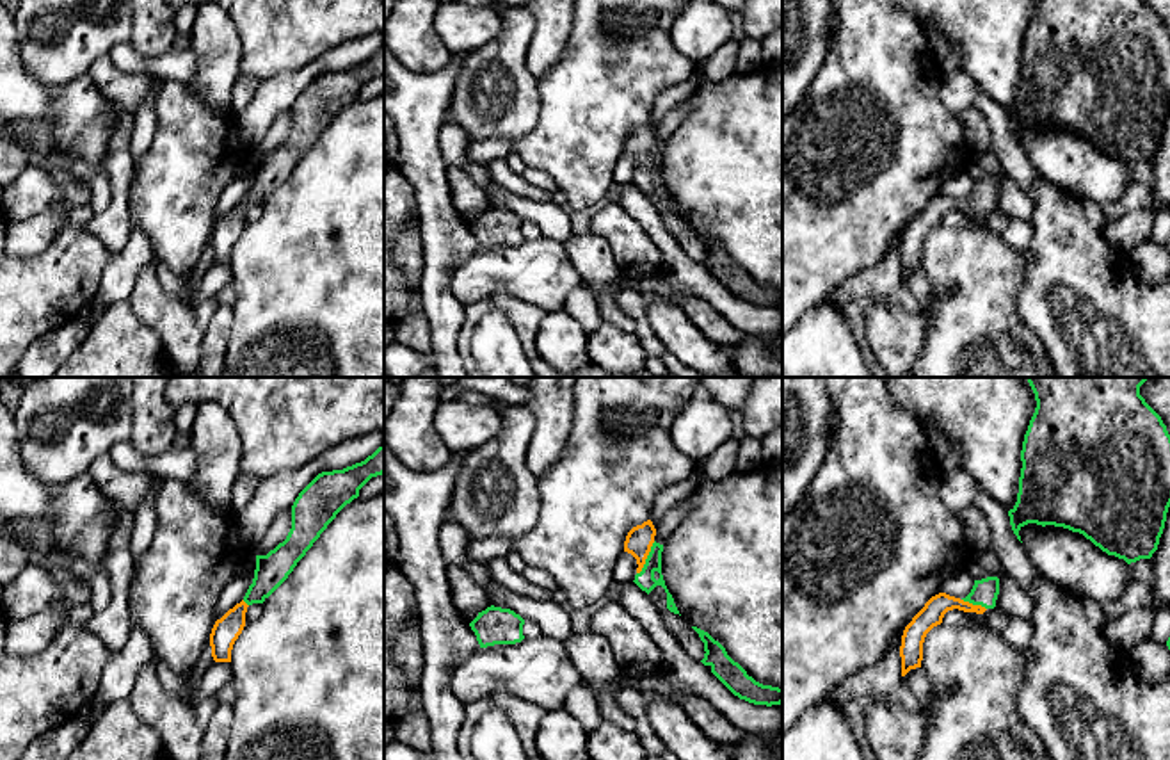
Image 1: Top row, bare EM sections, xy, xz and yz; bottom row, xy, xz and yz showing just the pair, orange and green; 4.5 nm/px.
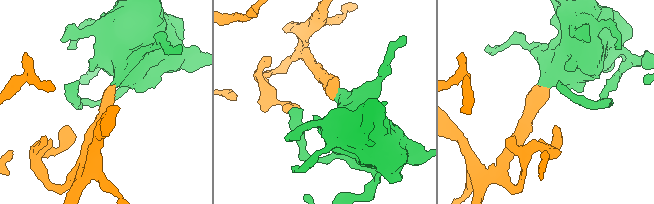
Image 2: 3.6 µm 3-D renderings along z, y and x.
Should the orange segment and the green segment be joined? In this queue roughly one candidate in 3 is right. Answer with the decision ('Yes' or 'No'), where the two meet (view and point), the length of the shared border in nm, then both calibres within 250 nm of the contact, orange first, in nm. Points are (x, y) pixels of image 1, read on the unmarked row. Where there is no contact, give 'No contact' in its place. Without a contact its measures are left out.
Yes. Touches orange at xz (646, 159). Shared border 170 nm. Thickness 120 nm (orange) against 90 nm

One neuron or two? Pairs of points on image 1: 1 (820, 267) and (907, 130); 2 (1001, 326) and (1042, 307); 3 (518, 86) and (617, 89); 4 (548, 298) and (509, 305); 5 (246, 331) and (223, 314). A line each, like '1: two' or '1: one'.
1: one
2: two
3: two
4: two
5: two

